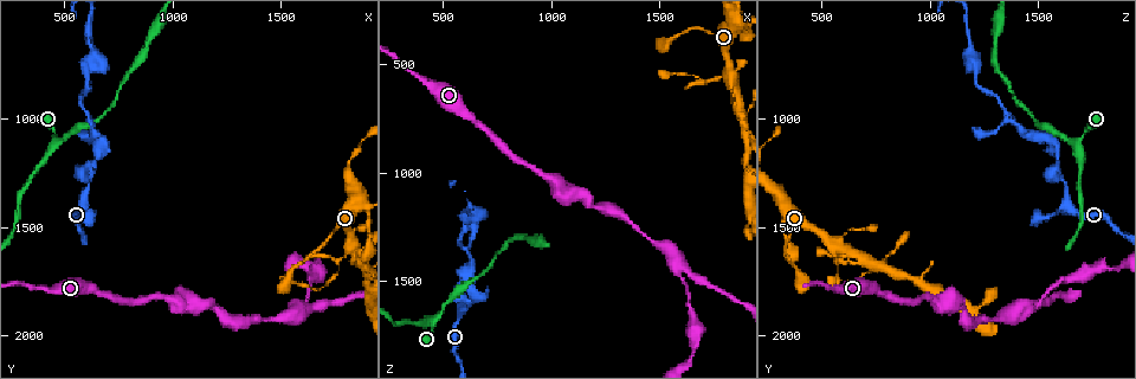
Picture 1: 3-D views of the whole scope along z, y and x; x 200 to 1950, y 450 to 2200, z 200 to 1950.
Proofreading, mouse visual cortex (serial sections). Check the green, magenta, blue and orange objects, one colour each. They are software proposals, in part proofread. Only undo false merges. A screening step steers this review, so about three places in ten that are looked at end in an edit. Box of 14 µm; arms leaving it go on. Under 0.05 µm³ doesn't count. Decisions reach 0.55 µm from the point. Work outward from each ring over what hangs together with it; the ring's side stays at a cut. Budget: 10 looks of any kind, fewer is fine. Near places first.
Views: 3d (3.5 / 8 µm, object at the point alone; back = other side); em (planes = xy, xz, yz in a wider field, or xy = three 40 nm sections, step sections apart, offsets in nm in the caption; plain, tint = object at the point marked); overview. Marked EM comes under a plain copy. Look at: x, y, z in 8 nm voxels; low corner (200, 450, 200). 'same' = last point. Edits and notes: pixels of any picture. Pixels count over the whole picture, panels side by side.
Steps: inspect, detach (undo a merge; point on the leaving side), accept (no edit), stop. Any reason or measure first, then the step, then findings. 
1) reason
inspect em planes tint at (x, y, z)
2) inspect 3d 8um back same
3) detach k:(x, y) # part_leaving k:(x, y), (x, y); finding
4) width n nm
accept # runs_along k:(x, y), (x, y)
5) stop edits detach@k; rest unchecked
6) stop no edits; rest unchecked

thick turns thin
inspect 3d 3.5um at (640, 1180, 1580)

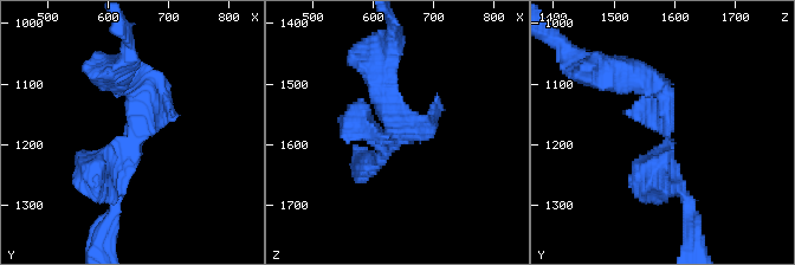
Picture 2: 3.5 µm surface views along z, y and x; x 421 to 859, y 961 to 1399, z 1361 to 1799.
inspect em xy step 3 tint at (645, 1175, 1585)

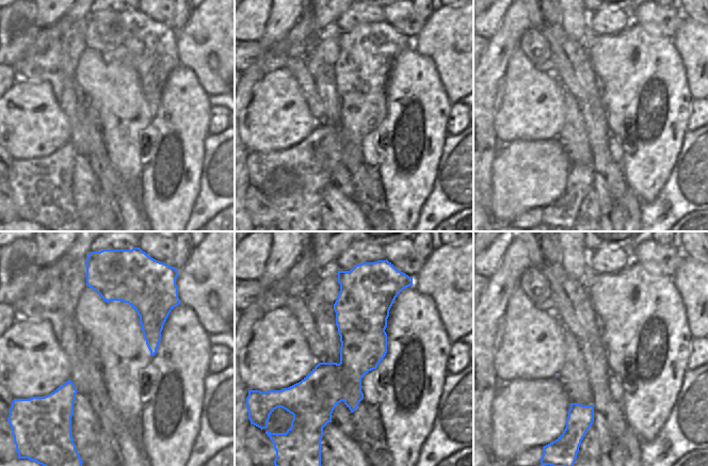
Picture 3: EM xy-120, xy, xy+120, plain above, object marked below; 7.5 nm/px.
inspect em xy step 2 tint same

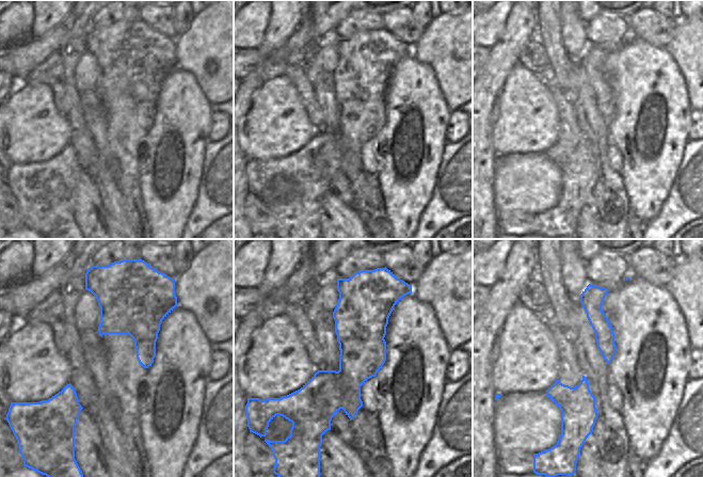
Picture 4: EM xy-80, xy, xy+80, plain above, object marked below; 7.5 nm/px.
accept # runs_along 4:(345, 288), (351, 376), (326, 424); all the same cell

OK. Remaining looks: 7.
branch point
inspect 3d 3.5um at (640, 730, 1190)

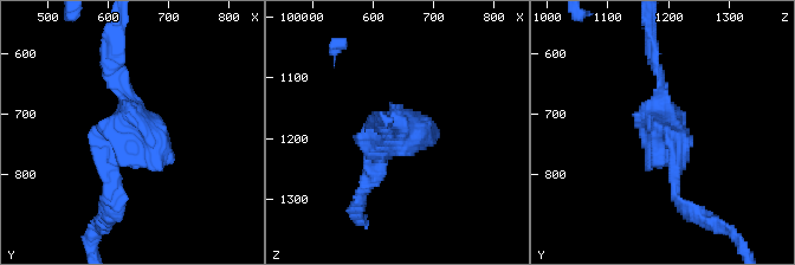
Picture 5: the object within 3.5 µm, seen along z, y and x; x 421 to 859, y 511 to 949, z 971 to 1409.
shape alone is not enough
inspect em xy step 1 tint at (635, 730, 1195)

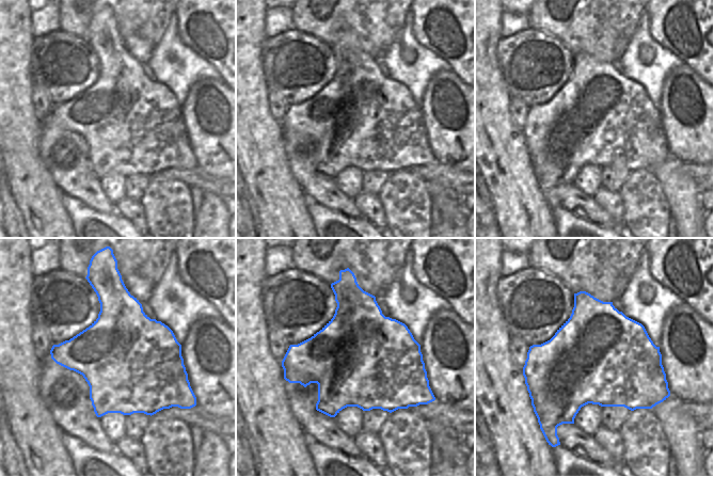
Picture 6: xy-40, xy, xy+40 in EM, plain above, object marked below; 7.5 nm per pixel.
accept # runs_along 5:(682, 204), (654, 59); continuous, no second cell

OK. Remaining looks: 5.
thick turns thin
inspect em xy step 3 tint at (1590, 1860, 1460)

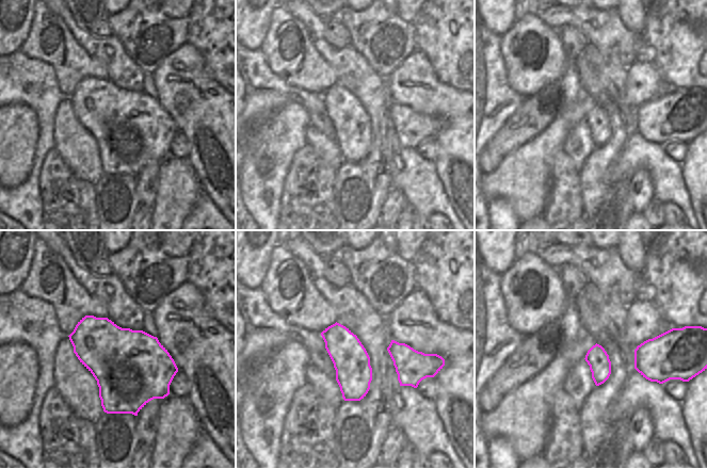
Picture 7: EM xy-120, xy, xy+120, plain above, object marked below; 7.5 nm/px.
wider look
inspect 3d 3.5um same

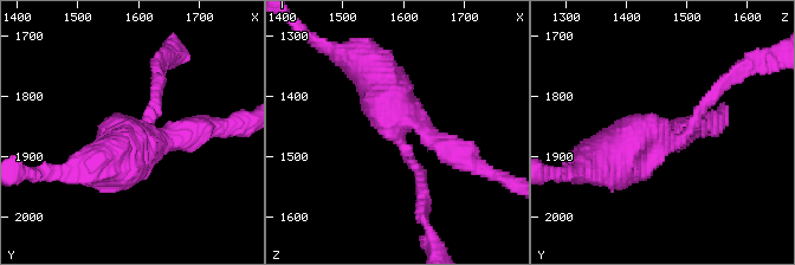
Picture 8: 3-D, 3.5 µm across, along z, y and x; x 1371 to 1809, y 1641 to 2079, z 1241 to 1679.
accept # runs_along 8:(353, 58), (386, 88), (421, 173); continuous, no second cell

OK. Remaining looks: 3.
a fork
inspect 3d 3.5um at (1820, 1570, 550)

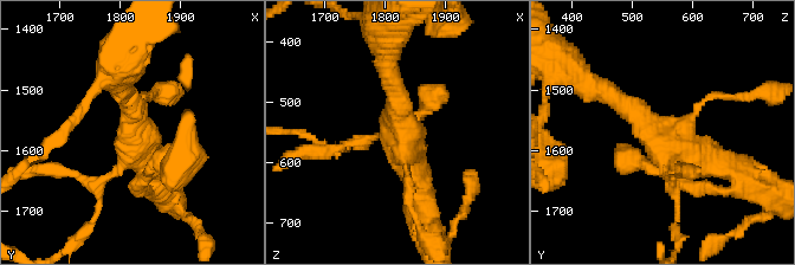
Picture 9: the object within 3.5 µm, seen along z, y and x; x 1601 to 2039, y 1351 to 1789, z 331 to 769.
inspect em xy step 5 tint at (1820, 1570, 540)

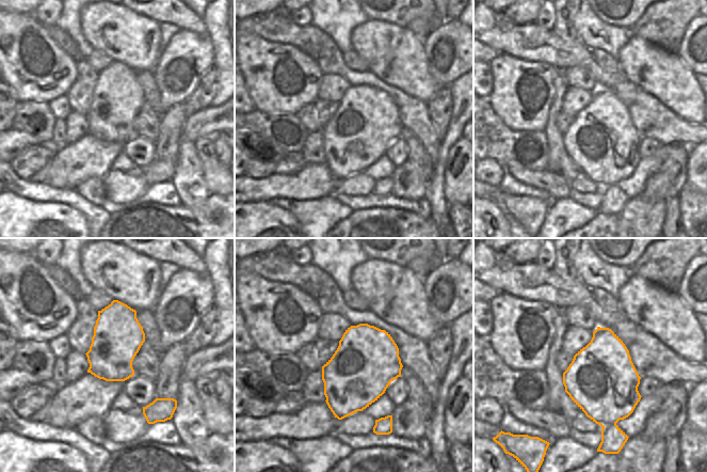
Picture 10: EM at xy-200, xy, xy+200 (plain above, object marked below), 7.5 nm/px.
accept # runs_along 9:(612, 95), (660, 139), (736, 172); all the same cell

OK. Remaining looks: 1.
stop no edits; rest unchecked

